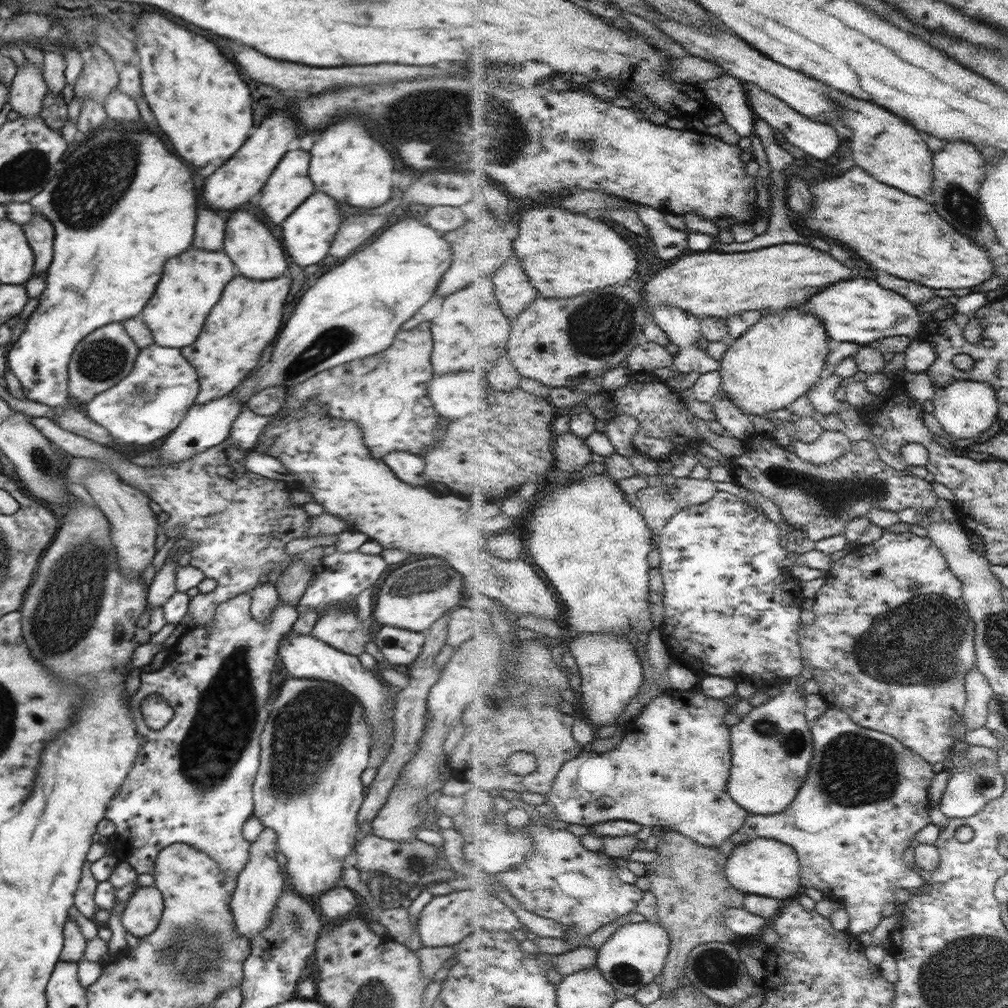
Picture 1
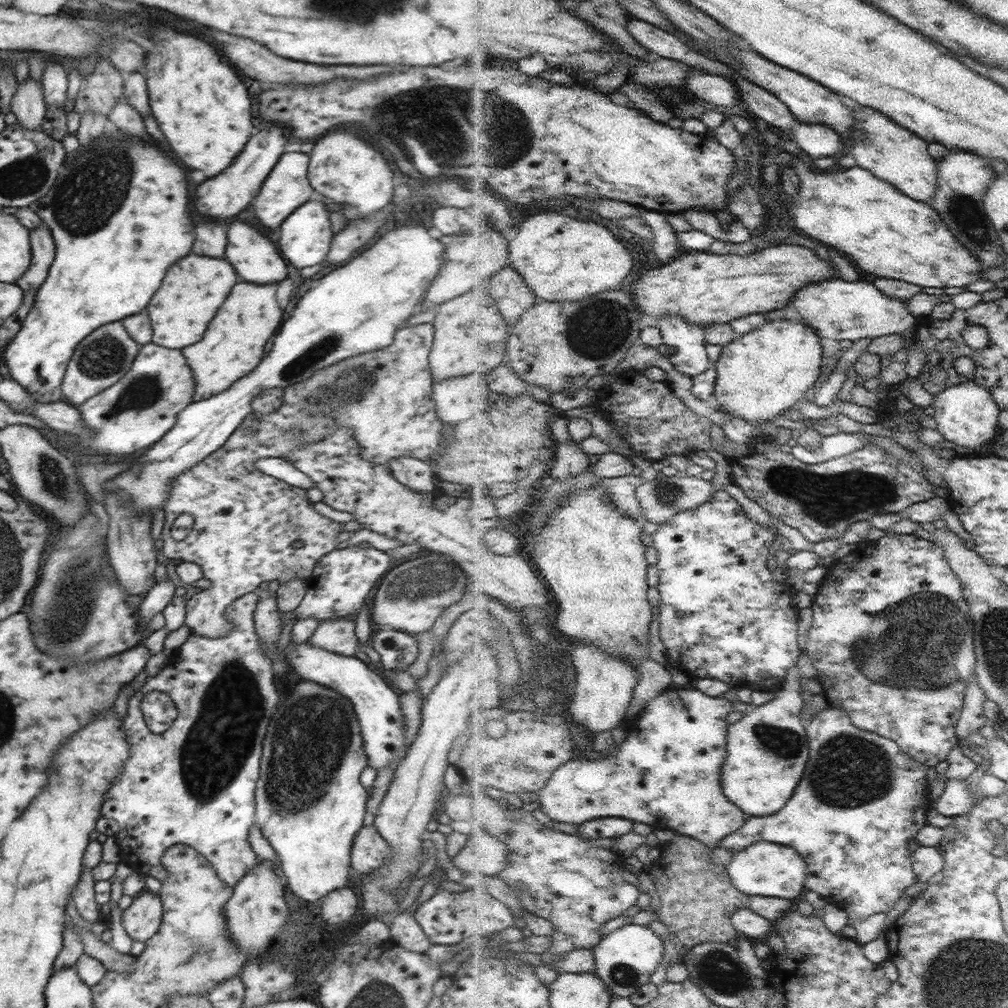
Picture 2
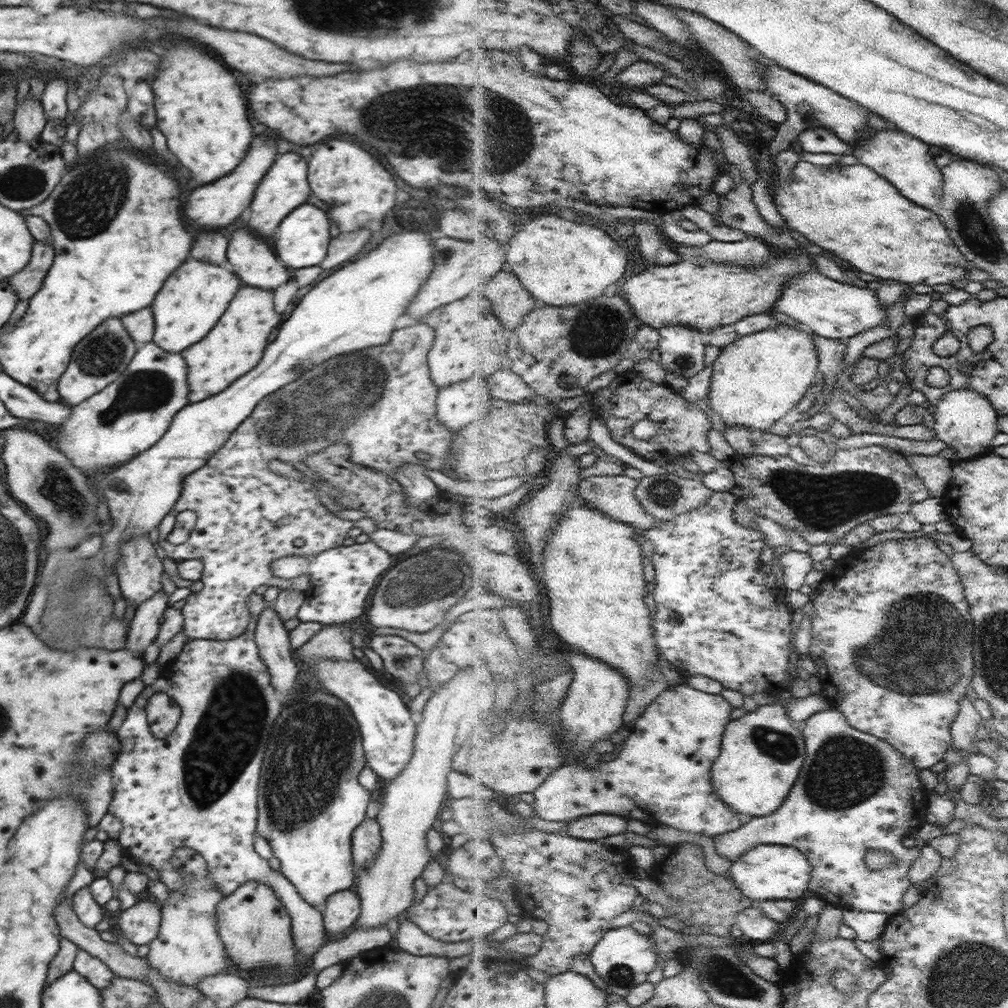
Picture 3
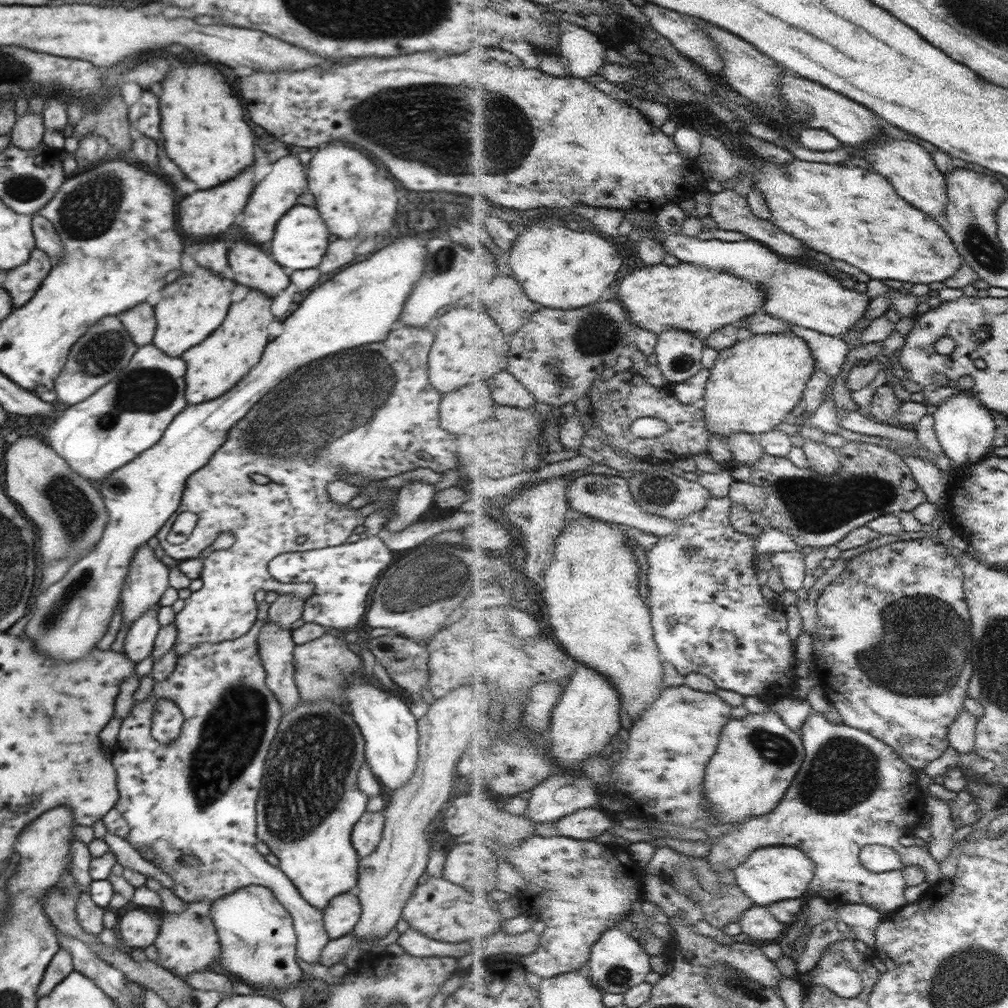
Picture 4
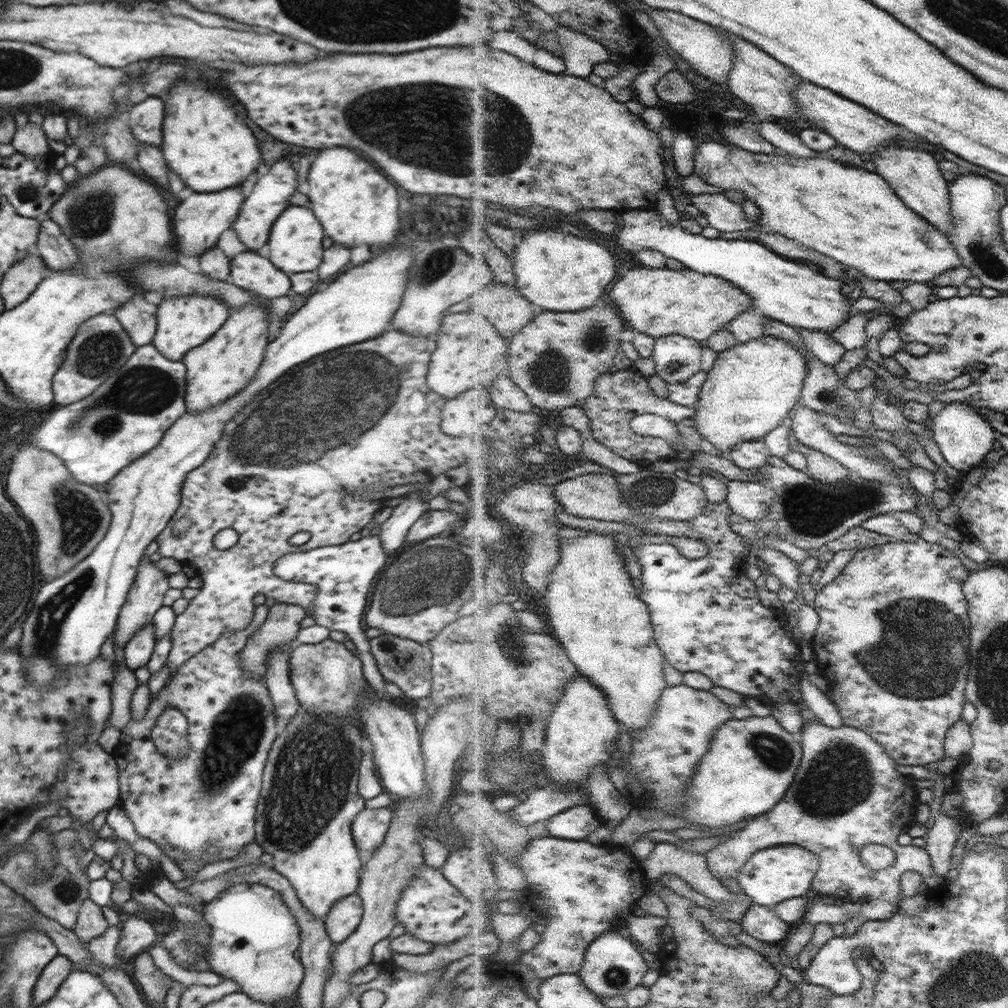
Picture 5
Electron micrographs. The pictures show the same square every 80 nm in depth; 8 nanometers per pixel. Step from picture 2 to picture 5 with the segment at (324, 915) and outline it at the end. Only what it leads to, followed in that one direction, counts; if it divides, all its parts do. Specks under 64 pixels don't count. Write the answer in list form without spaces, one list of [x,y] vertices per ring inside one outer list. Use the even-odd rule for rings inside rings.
[[[349,895],[336,901],[330,907],[323,922],[330,940],[341,943],[356,930],[363,913],[363,904],[356,895]]]

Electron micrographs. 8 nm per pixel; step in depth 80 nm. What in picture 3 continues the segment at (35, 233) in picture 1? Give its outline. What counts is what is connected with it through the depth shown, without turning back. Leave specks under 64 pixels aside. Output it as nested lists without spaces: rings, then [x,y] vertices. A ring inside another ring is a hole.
[[[35,240],[29,264],[7,280],[8,284],[14,288],[19,301],[30,300],[42,287],[54,257],[55,250],[52,245]]]

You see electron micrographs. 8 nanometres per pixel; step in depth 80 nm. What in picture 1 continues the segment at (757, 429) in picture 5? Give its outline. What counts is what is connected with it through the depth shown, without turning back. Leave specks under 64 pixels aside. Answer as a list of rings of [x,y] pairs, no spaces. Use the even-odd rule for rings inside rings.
[[[803,308],[772,312],[764,317],[751,330],[748,330],[739,340],[731,345],[730,351],[721,360],[723,369],[722,392],[730,395],[736,406],[744,412],[756,416],[764,416],[772,419],[777,410],[787,409],[798,398],[808,395],[813,387],[821,380],[822,372],[826,370],[828,354],[830,354],[830,335],[827,324],[822,318],[806,312]]]

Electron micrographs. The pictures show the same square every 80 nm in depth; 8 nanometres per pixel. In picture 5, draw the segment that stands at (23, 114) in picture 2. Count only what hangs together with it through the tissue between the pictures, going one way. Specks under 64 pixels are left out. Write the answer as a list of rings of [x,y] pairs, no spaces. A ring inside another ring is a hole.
[[[28,122],[15,132],[11,144],[19,153],[36,160],[43,159],[51,152],[44,129],[38,124]]]

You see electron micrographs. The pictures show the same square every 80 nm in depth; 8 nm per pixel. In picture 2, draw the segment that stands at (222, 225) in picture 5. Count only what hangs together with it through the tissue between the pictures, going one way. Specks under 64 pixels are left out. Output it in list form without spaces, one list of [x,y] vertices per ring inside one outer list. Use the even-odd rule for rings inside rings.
[[[270,124],[268,128],[254,134],[248,140],[248,144],[244,146],[244,152],[240,152],[240,156],[236,156],[234,164],[230,164],[228,170],[220,172],[220,176],[208,178],[206,182],[202,182],[198,186],[198,206],[200,208],[196,208],[196,212],[202,216],[208,216],[208,218],[214,218],[214,220],[216,218],[226,220],[226,218],[236,216],[240,210],[244,210],[252,202],[252,198],[259,194],[262,183],[267,179],[266,176],[272,172],[276,162],[285,153],[284,144],[286,144],[286,138],[289,138],[286,132],[288,132],[288,128],[284,130],[282,126]]]

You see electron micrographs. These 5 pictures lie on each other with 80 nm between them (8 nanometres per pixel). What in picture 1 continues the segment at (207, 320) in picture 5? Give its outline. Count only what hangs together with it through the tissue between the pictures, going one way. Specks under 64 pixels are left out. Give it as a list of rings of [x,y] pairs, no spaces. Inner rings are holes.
[[[190,248],[164,264],[164,274],[156,286],[156,292],[140,314],[156,345],[182,350],[196,342],[210,308],[220,300],[222,288],[240,274],[222,250],[208,252]]]

